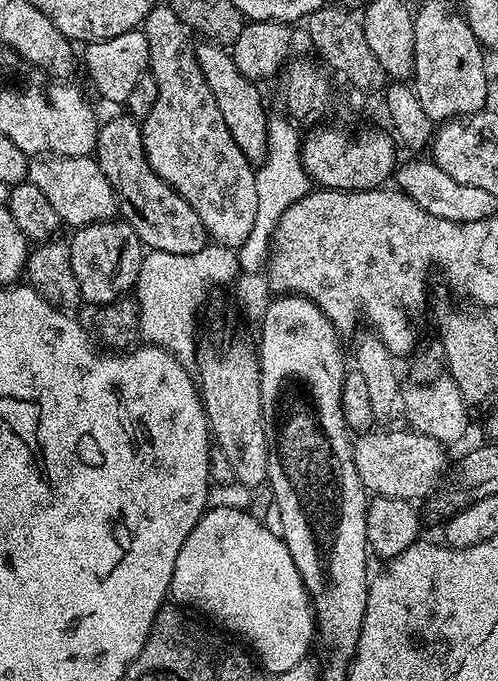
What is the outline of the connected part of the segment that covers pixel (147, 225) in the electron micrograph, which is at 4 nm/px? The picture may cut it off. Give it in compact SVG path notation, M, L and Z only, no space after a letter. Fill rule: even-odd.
M127 114L116 116L105 124L103 121L96 133L94 158L99 162L102 174L106 174L106 182L110 182L117 201L124 202L128 196L126 219L134 226L145 249L166 251L167 254L196 254L210 242L206 226L202 226L202 218L194 214L194 206L154 174L144 157L140 130L141 125Z

